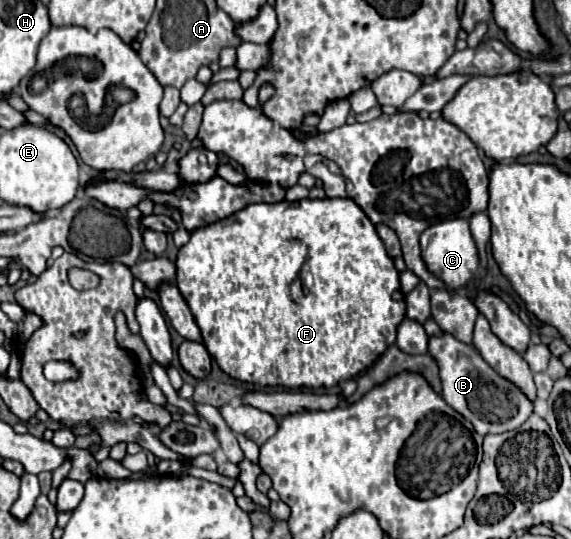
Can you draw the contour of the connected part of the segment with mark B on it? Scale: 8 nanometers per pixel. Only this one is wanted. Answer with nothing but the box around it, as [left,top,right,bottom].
[429,331,533,435]

